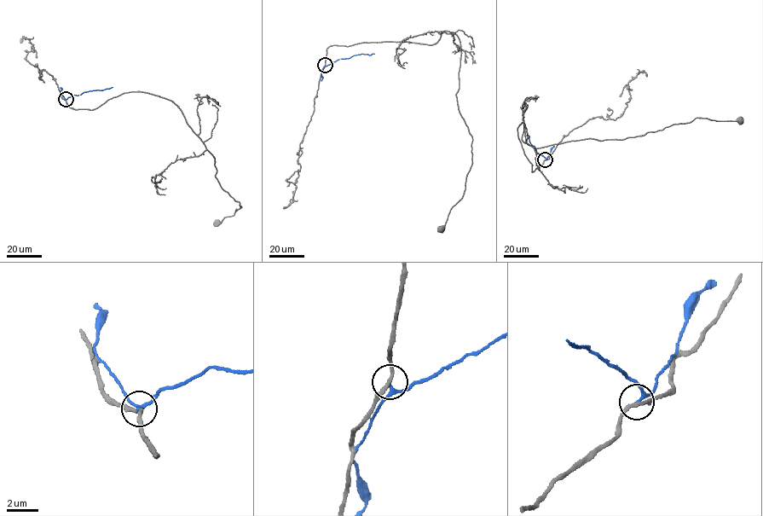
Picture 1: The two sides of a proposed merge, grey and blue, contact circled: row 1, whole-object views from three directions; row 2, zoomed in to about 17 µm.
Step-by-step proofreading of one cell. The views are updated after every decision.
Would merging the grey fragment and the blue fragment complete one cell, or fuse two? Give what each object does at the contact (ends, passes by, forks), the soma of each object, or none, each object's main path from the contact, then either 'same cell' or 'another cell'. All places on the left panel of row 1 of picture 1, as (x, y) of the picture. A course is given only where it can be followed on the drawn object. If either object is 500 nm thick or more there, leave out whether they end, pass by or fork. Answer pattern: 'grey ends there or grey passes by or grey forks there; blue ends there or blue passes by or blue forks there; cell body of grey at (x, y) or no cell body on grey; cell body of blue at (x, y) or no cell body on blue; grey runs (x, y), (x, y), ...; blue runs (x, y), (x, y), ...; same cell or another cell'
grey passes by; blue passes by; cell body of grey at (216, 223); no cell body on blue; grey runs (66, 99), (67, 107), (89, 110), (124, 93), (171, 101), (212, 154), (222, 188), (241, 207), (216, 223); blue runs (66, 99), (73, 95), (112, 87); another cell

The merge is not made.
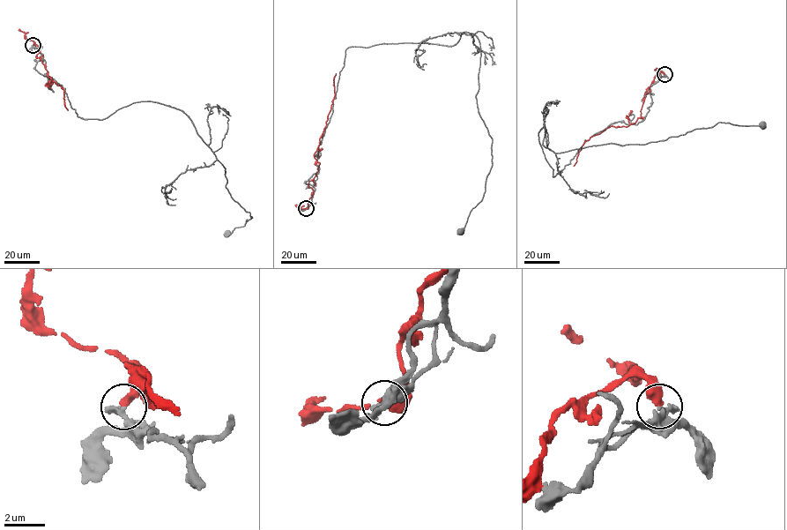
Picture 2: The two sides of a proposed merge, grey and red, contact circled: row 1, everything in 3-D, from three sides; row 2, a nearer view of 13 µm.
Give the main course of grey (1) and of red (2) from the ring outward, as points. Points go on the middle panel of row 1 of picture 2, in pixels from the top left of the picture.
1: (306, 208), (346, 48), (451, 46), (467, 32), (479, 42), (476, 97), (492, 166), (461, 231)
2: (306, 208), (313, 190), (308, 182), (315, 175), (320, 163), (314, 154), (335, 95), (336, 73)

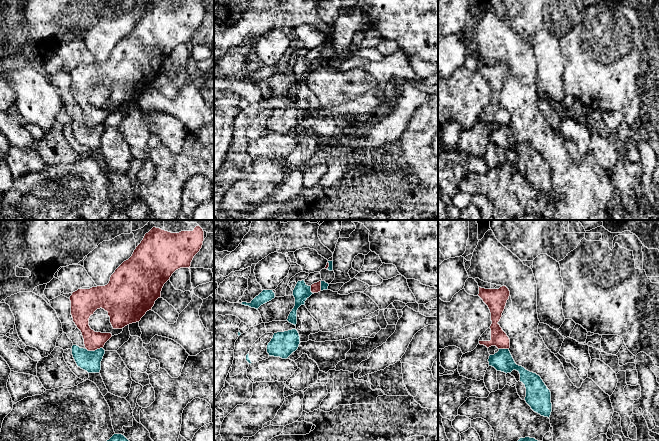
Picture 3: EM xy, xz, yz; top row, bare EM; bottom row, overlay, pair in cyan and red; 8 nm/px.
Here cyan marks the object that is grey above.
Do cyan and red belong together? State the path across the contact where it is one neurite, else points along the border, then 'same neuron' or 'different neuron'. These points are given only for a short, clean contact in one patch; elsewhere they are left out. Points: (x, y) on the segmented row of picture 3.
different neuron

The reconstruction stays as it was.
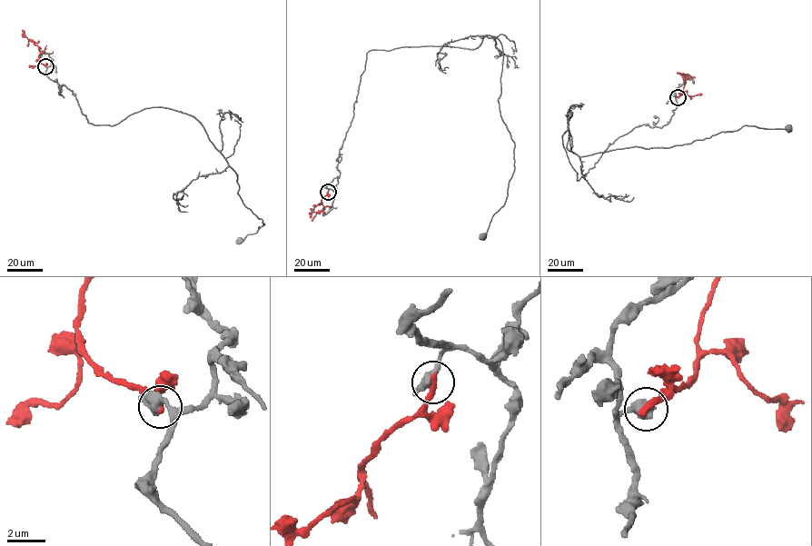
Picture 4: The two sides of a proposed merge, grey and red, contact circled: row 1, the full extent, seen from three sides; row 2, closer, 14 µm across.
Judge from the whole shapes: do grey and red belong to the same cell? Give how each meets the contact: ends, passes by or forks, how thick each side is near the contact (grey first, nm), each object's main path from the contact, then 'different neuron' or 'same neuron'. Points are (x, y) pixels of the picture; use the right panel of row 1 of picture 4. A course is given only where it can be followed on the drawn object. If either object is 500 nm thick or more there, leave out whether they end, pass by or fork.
calibres 500 and 400 nm; course grey (678, 96), (668, 124), (620, 136), (577, 180), (567, 130), (567, 149), (580, 156), (745, 125), (788, 128); course red (678, 97), (683, 92), (686, 75), (677, 72); different neuron

